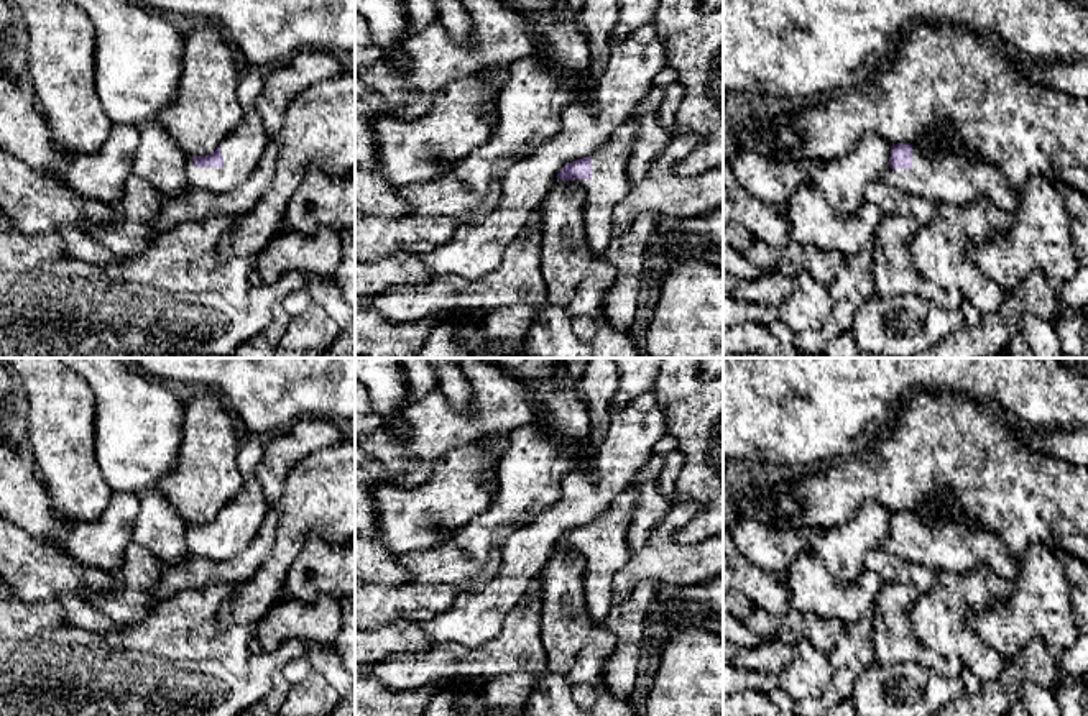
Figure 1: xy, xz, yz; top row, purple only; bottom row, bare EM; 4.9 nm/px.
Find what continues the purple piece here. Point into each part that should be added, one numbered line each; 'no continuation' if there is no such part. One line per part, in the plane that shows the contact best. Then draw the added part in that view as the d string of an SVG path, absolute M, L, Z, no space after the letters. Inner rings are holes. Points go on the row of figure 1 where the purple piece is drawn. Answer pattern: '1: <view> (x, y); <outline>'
1: xy (242, 148); M242 66L242 74L237 82L237 100L242 105L243 117L220 145L225 166L196 168L194 161L189 158L187 179L192 187L215 195L227 194L242 186L256 169L270 143L270 133L256 108L256 99L265 87L265 80L266 72L260 67Z

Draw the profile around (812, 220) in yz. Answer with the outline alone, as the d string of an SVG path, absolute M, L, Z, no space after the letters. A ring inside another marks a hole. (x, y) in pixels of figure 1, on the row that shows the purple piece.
M810 182L772 209L787 220L791 241L838 250L845 258L873 246L884 215L873 204L864 204L856 213L841 213Z

